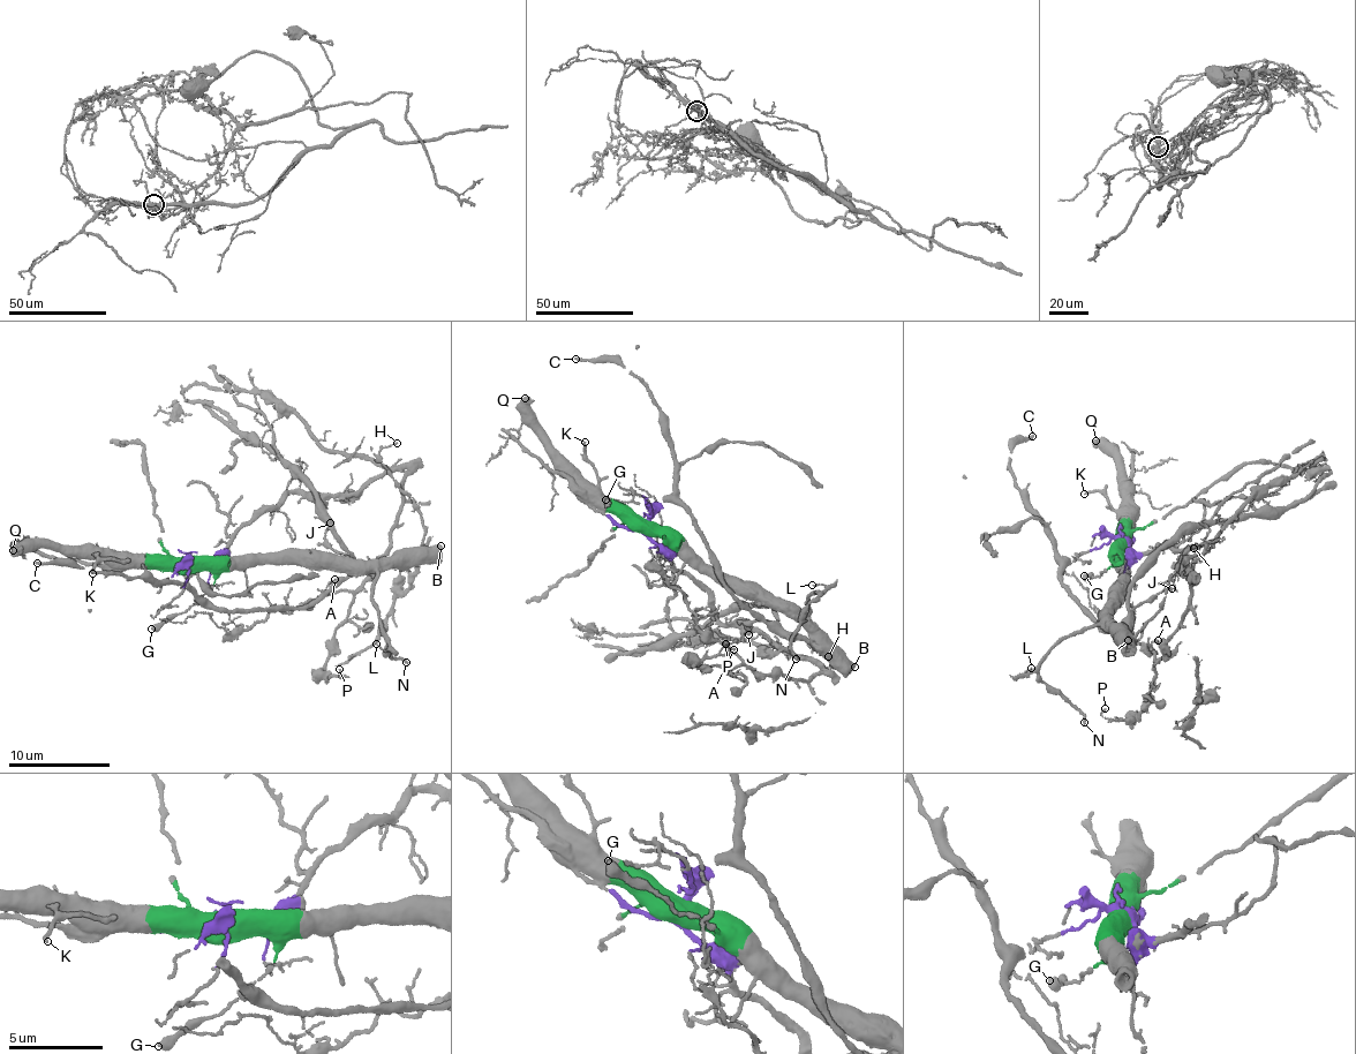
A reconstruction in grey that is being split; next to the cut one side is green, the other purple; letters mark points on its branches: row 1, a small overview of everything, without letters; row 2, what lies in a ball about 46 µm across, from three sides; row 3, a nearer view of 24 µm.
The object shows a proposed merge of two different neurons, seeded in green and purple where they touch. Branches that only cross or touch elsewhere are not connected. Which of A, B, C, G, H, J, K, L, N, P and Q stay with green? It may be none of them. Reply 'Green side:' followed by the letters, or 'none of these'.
Green side: B, C, G, H, J, K, L, N, Q

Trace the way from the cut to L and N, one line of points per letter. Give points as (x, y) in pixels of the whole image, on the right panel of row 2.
L: (1125, 540), (1119, 589), (1100, 625), (1074, 631), (1032, 667)
N: (1125, 540), (1119, 589), (1099, 619), (1102, 623), (1074, 631), (1051, 649), (1038, 674), (1079, 708), (1084, 723)

